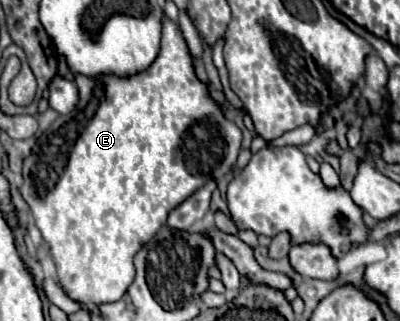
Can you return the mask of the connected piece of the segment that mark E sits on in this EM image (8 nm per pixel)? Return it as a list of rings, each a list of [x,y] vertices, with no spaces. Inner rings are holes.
[[[163,16],[163,36],[161,36],[161,48],[157,58],[153,60],[153,64],[143,70],[137,72],[133,76],[115,76],[115,74],[101,74],[101,76],[85,76],[85,74],[75,74],[75,84],[79,88],[79,104],[75,108],[75,112],[67,114],[67,116],[59,116],[49,130],[45,130],[41,134],[41,138],[37,140],[31,156],[25,158],[23,162],[23,188],[21,194],[27,200],[31,214],[35,216],[35,224],[41,230],[43,238],[47,240],[49,248],[51,248],[51,256],[57,262],[57,270],[59,270],[59,280],[65,288],[65,292],[77,300],[77,302],[93,302],[93,304],[103,304],[103,302],[115,302],[121,300],[123,294],[127,292],[129,284],[135,278],[135,266],[133,266],[133,256],[137,254],[137,250],[147,244],[147,240],[151,240],[151,236],[155,236],[155,232],[167,222],[167,214],[177,208],[183,200],[187,200],[195,190],[199,190],[201,186],[205,186],[211,178],[221,180],[225,174],[235,170],[237,164],[237,154],[241,150],[241,130],[239,126],[235,126],[235,122],[231,122],[223,112],[221,106],[211,98],[209,94],[209,84],[201,82],[195,74],[193,68],[193,56],[187,48],[185,38],[181,36],[181,30],[177,26],[177,22],[169,20],[167,16]]]

